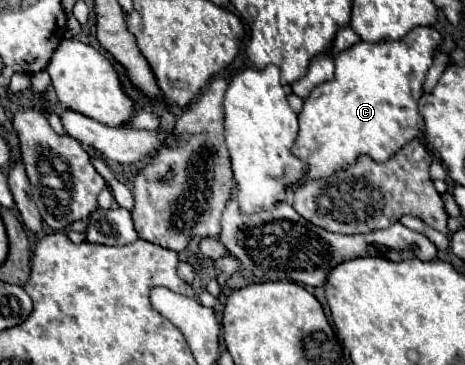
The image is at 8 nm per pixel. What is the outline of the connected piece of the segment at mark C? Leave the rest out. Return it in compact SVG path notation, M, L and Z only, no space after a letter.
M414 27L404 39L382 43L360 41L334 57L334 79L314 87L310 97L304 101L302 113L298 115L300 135L294 145L294 153L308 165L304 181L320 179L322 175L332 175L334 171L354 163L356 157L362 153L370 155L374 161L386 161L390 159L390 155L400 151L408 141L412 141L420 133L418 99L422 97L422 85L432 65L434 51L440 43L442 35L434 27Z

